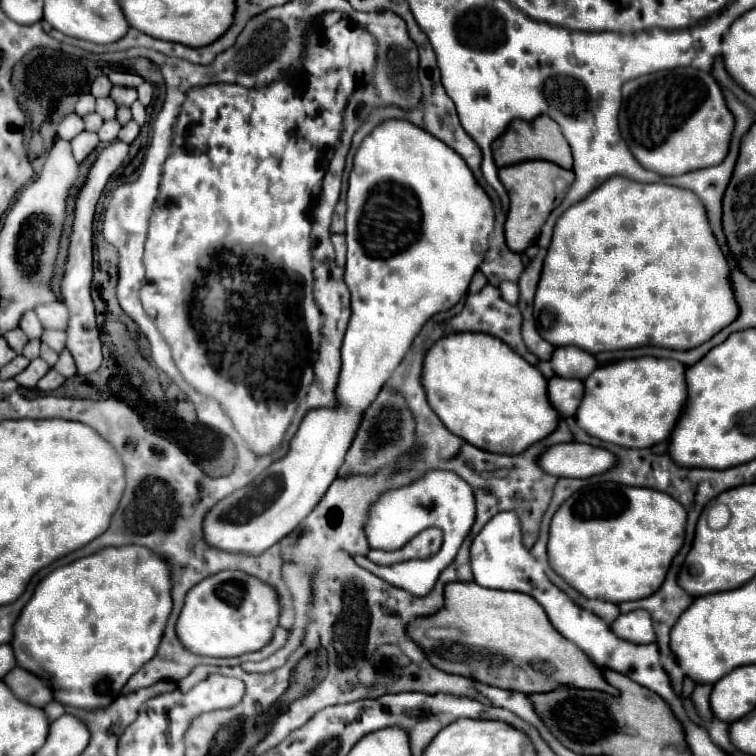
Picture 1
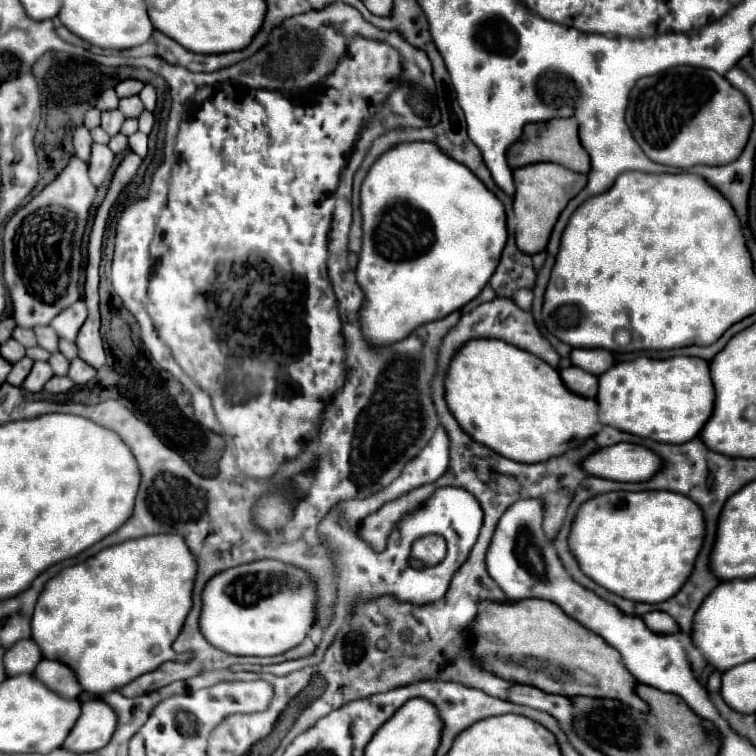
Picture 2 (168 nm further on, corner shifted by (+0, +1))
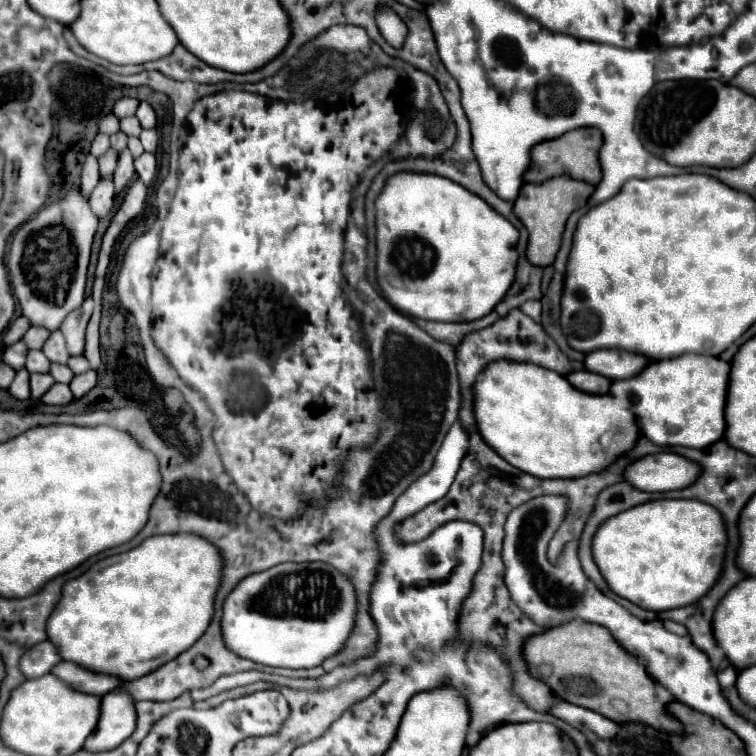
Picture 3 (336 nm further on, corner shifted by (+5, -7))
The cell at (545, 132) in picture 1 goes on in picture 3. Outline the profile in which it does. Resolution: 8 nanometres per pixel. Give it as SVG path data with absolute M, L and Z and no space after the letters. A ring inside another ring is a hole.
M576 128L560 138L544 140L532 148L532 162L528 170L524 172L524 182L544 182L552 176L570 176L574 180L584 180L592 186L596 186L602 178L600 164L598 164L598 150L602 146L602 134L596 128ZM558 162L560 162L560 172L558 172Z

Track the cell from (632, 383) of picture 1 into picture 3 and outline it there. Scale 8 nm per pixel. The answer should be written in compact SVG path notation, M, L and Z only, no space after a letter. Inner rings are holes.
M678 356L648 364L634 378L614 380L610 396L636 416L638 430L658 446L704 448L724 434L724 404L730 364L714 356Z

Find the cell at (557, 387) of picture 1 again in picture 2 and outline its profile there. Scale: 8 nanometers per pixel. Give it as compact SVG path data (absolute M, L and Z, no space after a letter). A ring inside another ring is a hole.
M569 366L565 370L561 370L561 378L567 384L569 390L573 390L575 394L581 394L585 398L595 398L597 396L597 376L577 368L577 366Z

